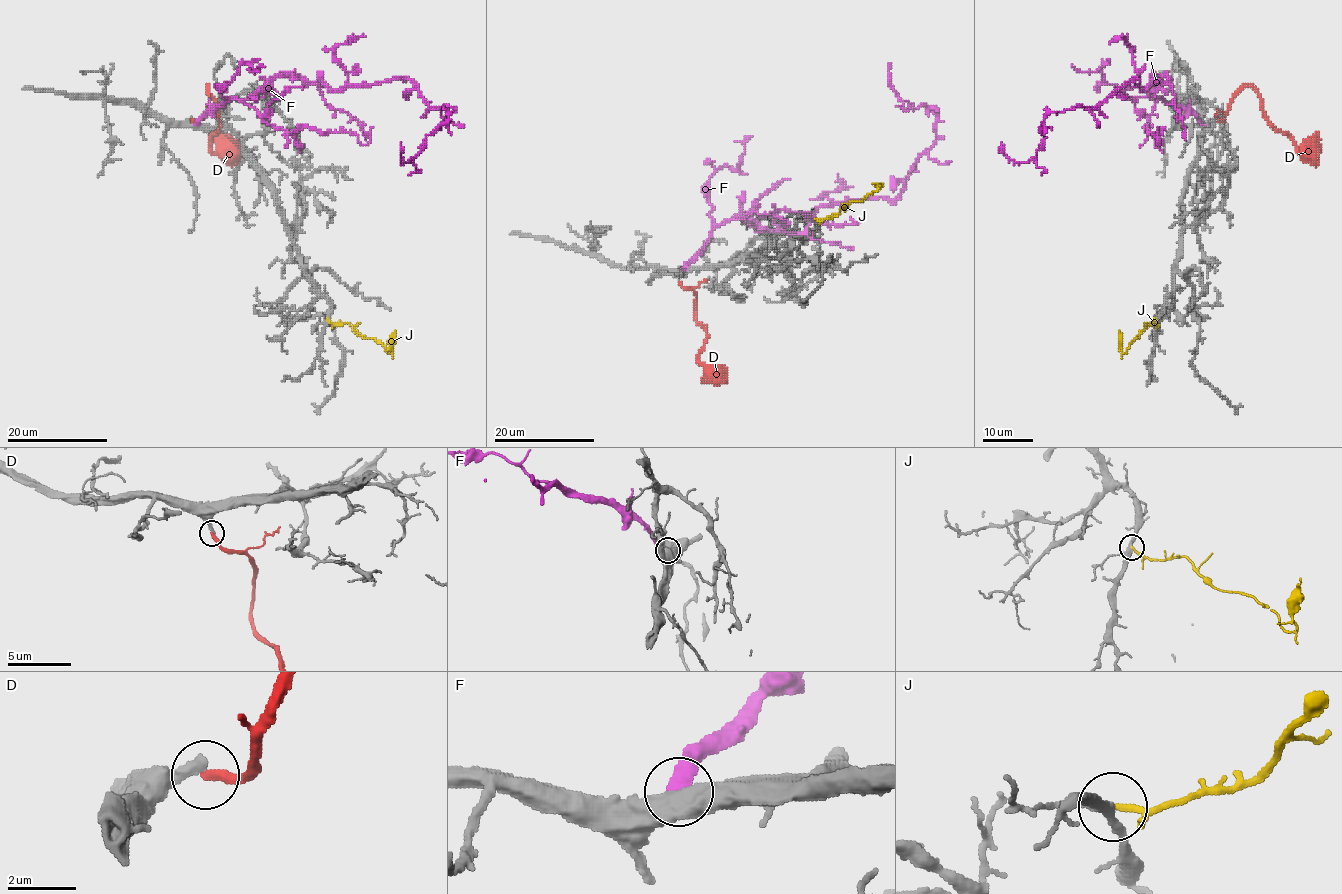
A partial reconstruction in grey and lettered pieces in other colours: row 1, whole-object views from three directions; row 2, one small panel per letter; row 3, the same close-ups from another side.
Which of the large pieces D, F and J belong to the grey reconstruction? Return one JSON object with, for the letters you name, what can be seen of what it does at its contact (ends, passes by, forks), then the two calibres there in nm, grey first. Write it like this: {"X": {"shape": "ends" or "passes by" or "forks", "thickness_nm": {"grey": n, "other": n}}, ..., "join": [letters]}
{"join": []}

